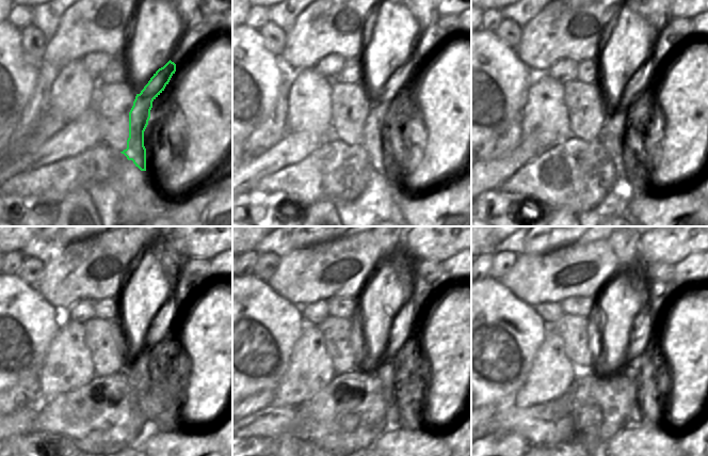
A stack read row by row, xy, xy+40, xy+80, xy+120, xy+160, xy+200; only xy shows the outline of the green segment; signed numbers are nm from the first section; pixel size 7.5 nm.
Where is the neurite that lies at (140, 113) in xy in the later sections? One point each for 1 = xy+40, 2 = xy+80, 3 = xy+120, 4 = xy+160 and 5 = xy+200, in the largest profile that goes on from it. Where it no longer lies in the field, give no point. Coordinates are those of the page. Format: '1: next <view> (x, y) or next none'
1: next xy+40 (377, 121)
2: next xy+80 (624, 130)
3: next xy+120 (153, 375)
4: next xy+160 (399, 374)
5: next xy+200 (648, 408)

